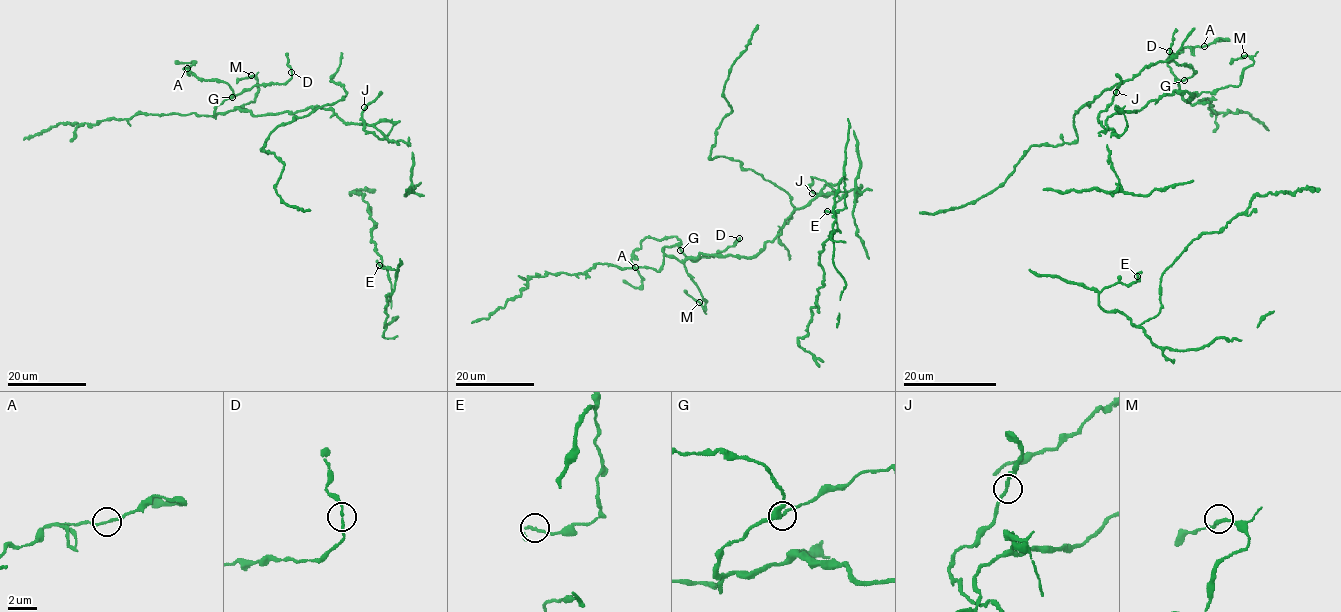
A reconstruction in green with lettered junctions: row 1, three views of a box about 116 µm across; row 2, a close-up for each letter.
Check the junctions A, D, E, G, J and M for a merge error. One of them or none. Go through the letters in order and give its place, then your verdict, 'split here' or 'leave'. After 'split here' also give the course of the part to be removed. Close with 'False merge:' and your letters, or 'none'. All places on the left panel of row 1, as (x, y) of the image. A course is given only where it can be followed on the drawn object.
A: at (187, 68); leave
D: at (291, 72); leave
E: at (379, 265); leave
G: at (232, 97); leave
J: at (364, 107); leave
M: at (251, 75); leave
False merge: none

